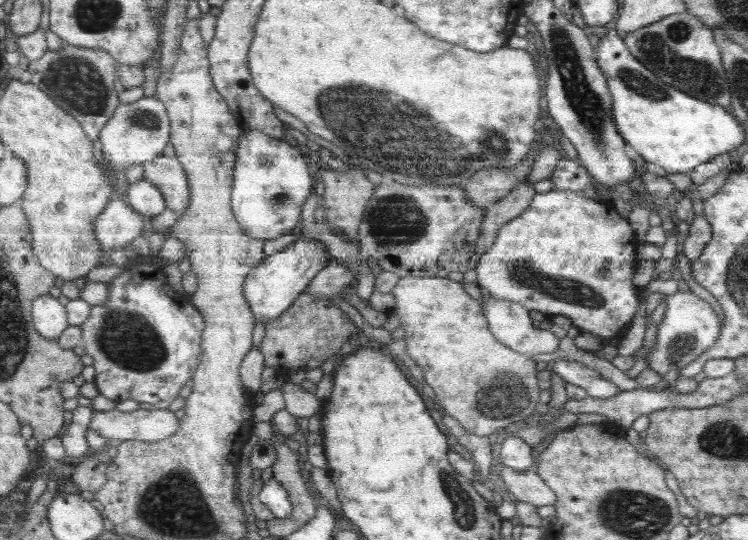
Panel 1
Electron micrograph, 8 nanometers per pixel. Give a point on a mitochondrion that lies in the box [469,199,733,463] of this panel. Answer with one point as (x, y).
(521, 273)

